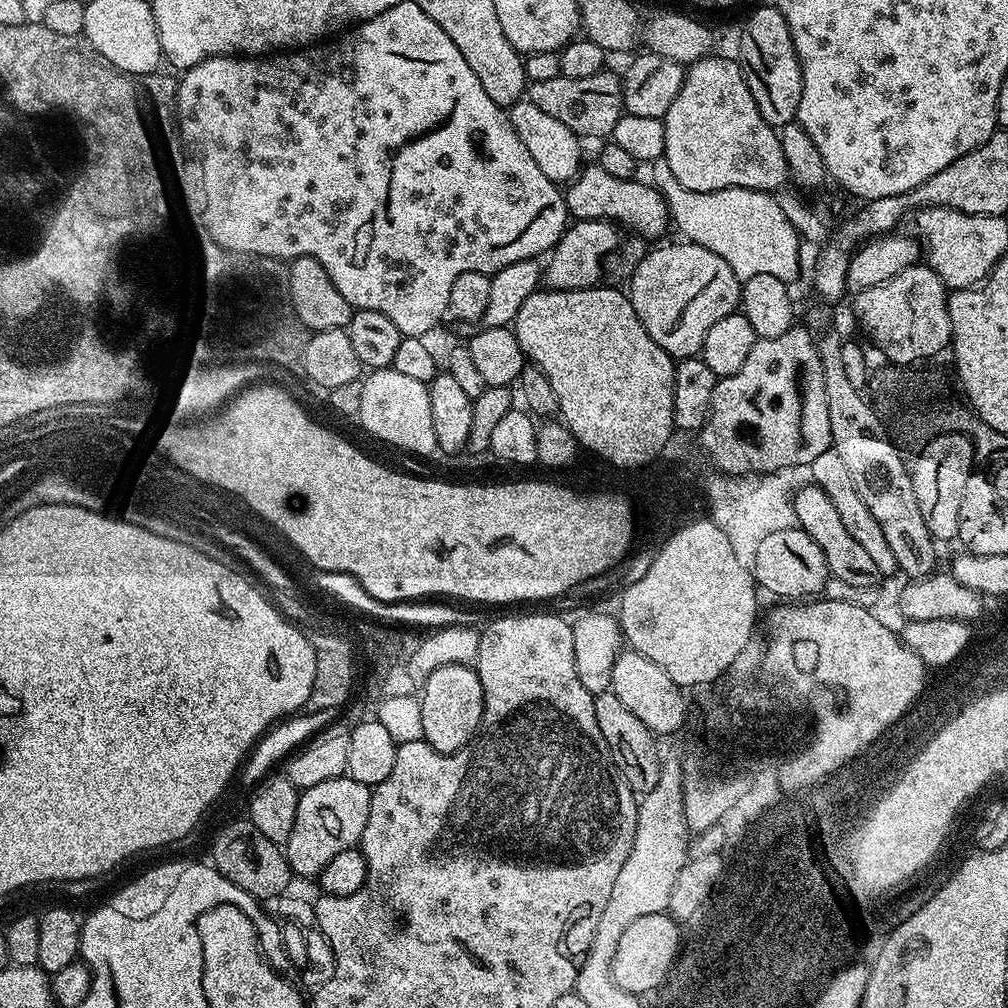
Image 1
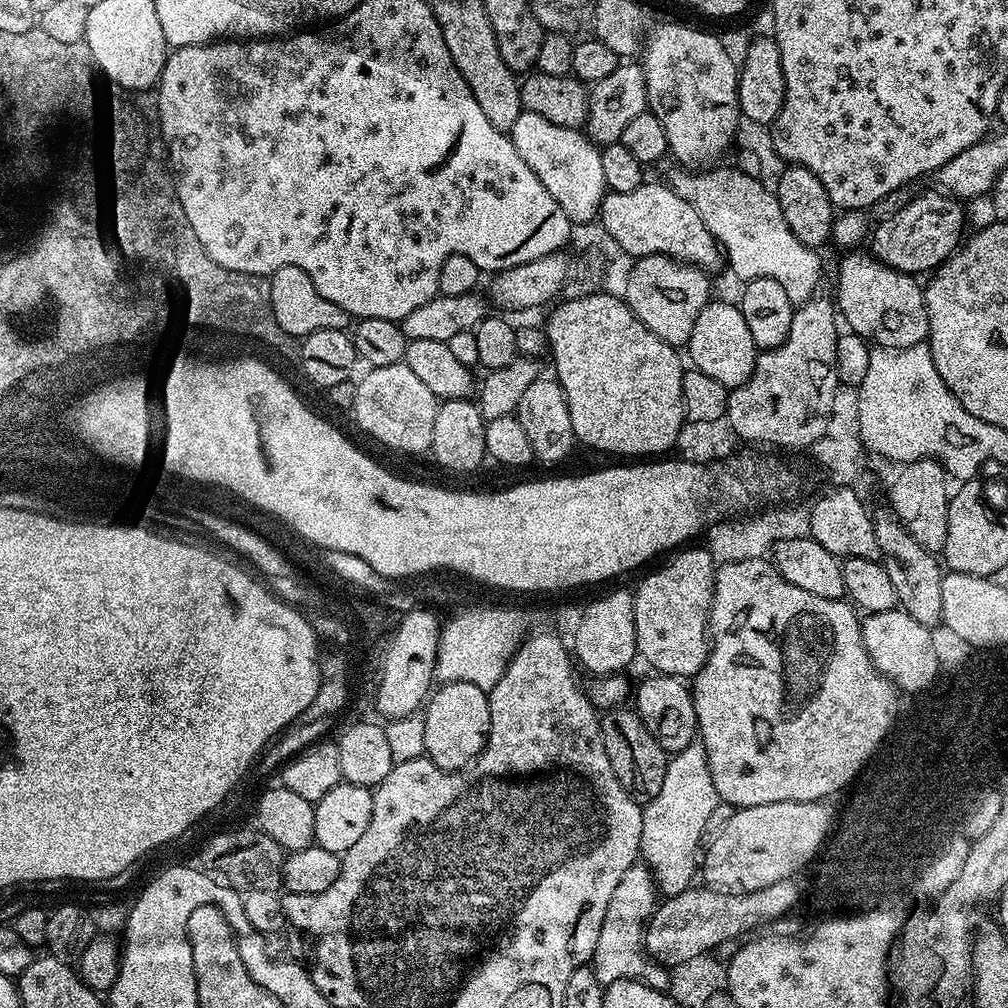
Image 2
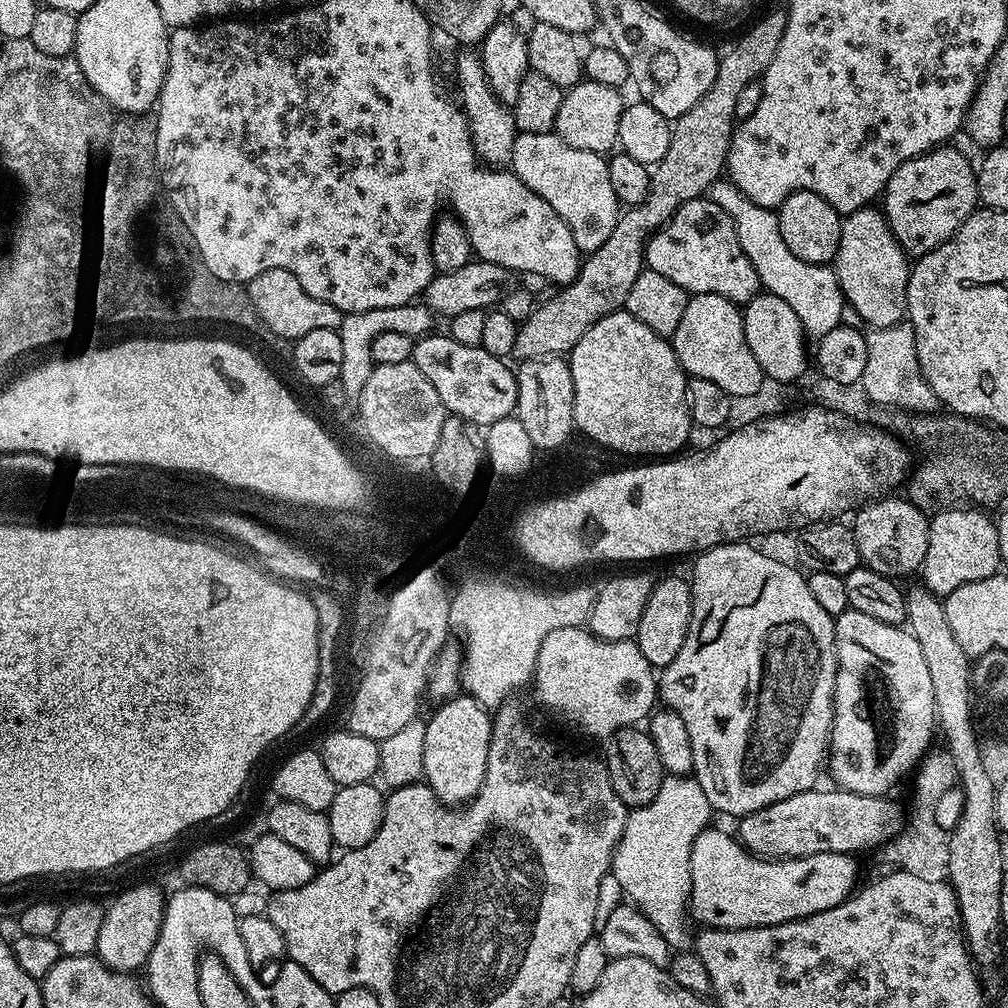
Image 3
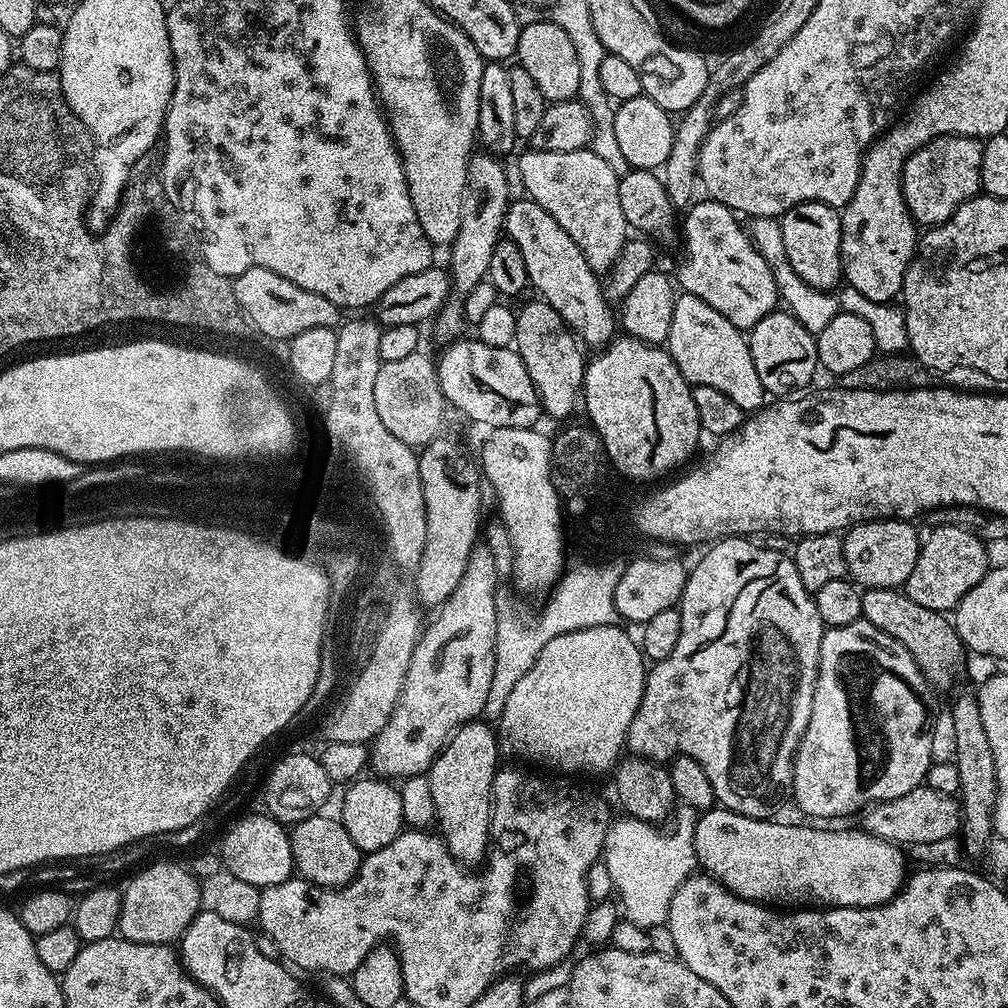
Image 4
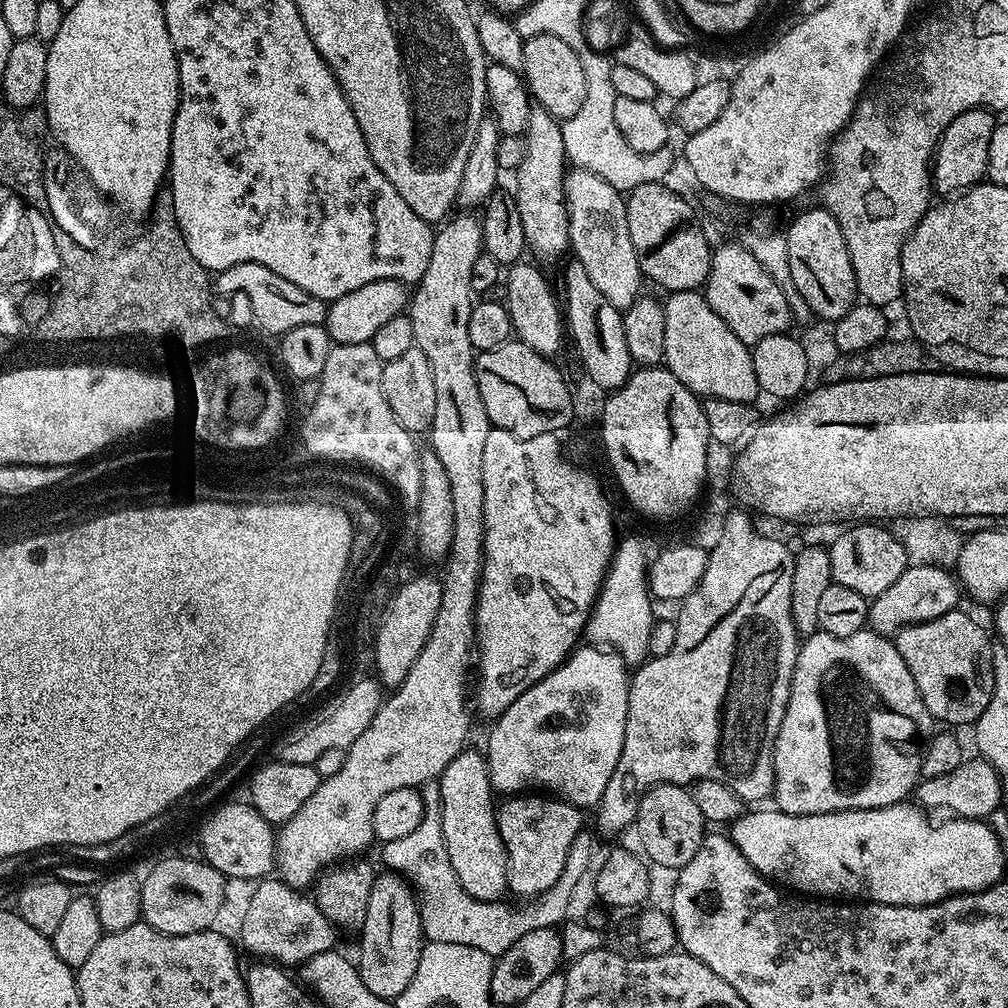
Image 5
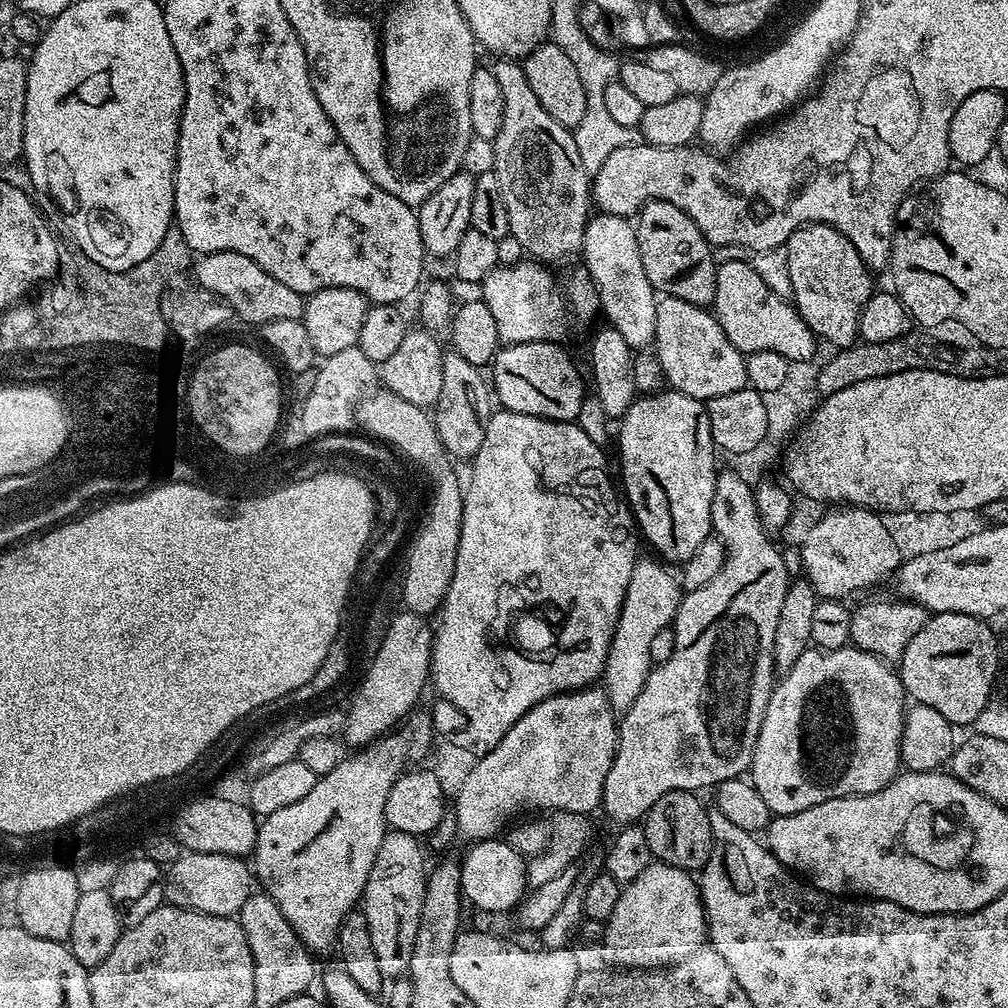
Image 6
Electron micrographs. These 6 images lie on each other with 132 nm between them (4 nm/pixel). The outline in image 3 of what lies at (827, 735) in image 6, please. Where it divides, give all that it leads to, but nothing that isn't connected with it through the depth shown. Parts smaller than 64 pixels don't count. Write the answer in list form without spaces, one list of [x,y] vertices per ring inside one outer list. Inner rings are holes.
[[[851,607],[837,615],[835,622],[835,716],[832,719],[832,743],[826,764],[830,772],[832,768],[832,776],[843,791],[883,796],[891,793],[891,788],[920,764],[932,744],[932,731],[937,731],[930,666],[926,666],[922,646],[918,646],[907,627],[878,622],[878,618],[870,618],[870,614],[862,614]]]

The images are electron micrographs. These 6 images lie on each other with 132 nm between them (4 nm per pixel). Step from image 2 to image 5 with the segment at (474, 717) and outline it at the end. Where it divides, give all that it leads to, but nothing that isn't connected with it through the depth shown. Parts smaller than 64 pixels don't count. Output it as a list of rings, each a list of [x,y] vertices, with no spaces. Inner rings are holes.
[[[465,750],[457,754],[454,762],[446,766],[440,781],[440,813],[442,814],[442,838],[446,842],[446,854],[450,854],[450,866],[454,866],[456,880],[470,894],[476,902],[496,902],[501,899],[503,892],[509,891],[508,887],[508,852],[500,837],[498,812],[492,808],[494,789],[488,773],[488,761],[485,753]]]

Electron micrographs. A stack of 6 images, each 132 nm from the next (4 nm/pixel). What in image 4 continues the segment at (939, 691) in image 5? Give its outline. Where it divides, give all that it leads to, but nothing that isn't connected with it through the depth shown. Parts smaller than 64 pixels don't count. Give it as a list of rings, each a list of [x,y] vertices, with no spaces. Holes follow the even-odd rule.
[[[895,588],[867,589],[861,595],[861,610],[863,619],[910,650],[914,662],[933,689],[948,688],[959,678],[964,668],[966,649],[955,623],[945,613],[926,610],[926,606],[918,606],[918,602],[911,600],[903,590]]]

